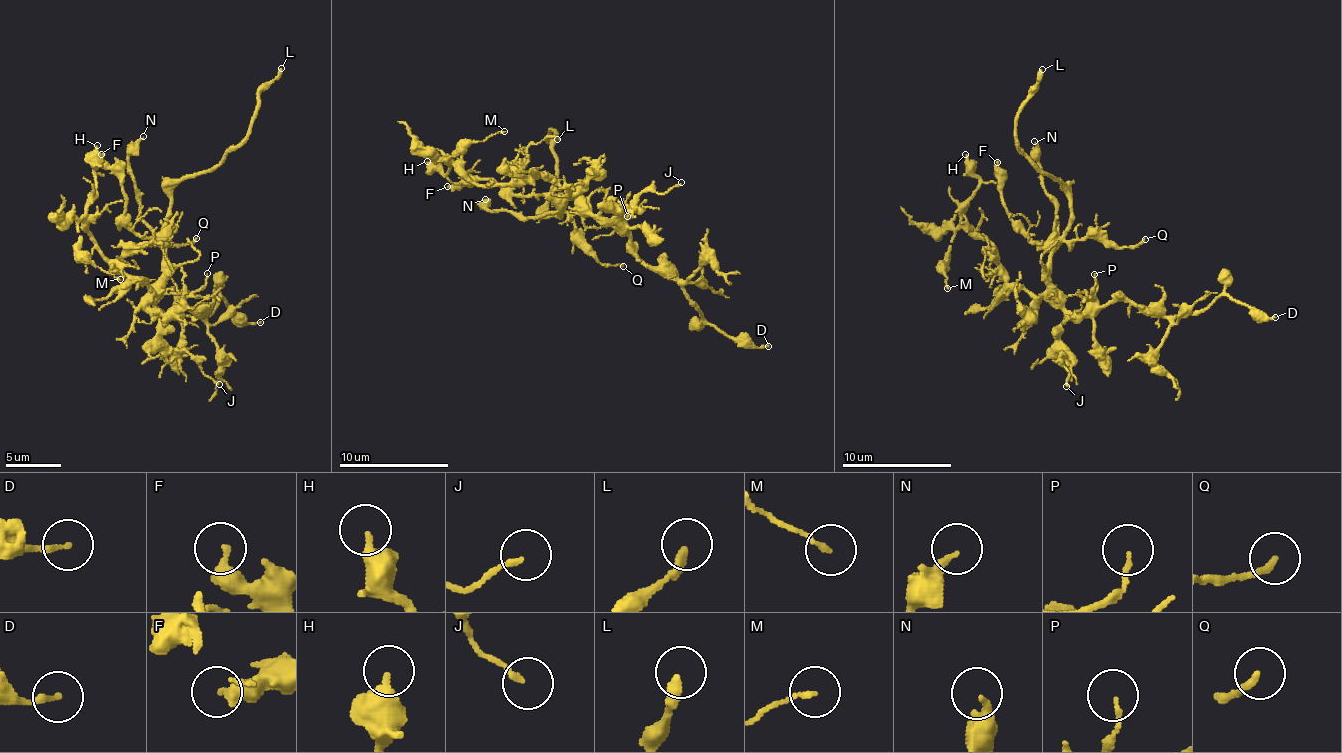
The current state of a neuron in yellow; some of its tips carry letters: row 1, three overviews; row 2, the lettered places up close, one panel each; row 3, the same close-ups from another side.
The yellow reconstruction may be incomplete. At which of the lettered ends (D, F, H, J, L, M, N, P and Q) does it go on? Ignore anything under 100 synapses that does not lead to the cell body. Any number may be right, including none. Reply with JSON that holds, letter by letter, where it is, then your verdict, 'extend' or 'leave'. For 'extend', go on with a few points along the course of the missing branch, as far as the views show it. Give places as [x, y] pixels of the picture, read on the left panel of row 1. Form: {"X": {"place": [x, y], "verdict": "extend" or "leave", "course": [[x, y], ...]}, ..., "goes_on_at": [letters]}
{"D": {"place": [260, 322], "verdict": "leave"}, "F": {"place": [101, 154], "verdict": "leave"}, "H": {"place": [97, 145], "verdict": "leave"}, "J": {"place": [219, 384], "verdict": "leave"}, "L": {"place": [281, 68], "verdict": "extend"}, "M": {"place": [120, 279], "verdict": "leave"}, "N": {"place": [143, 136], "verdict": "leave"}, "P": {"place": [207, 273], "verdict": "leave"}, "Q": {"place": [196, 238], "verdict": "leave"}, "goes_on_at": ["L"]}

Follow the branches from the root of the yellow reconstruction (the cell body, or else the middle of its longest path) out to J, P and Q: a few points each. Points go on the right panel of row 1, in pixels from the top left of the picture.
J: (1050, 286), (1064, 309), (1060, 339), (1065, 349), (1059, 360), (1070, 376), (1066, 386)
P: (1050, 286), (1064, 295), (1086, 292), (1087, 297), (1094, 297), (1094, 274)
Q: (1050, 286), (1050, 253), (1064, 242), (1074, 242), (1084, 237), (1107, 237), (1118, 245), (1135, 245), (1145, 239)

